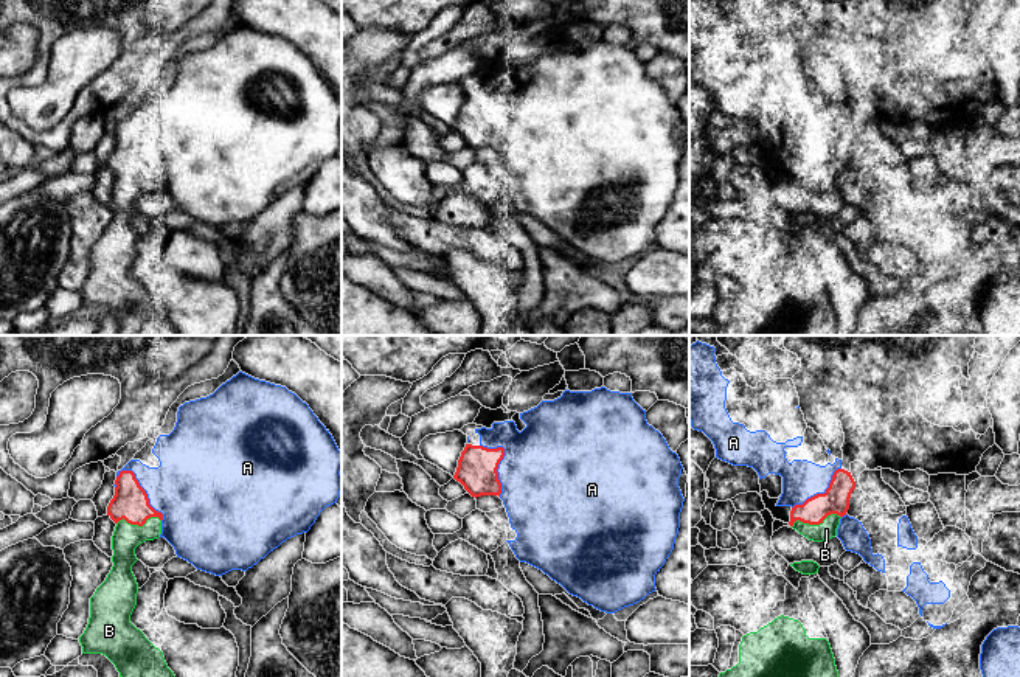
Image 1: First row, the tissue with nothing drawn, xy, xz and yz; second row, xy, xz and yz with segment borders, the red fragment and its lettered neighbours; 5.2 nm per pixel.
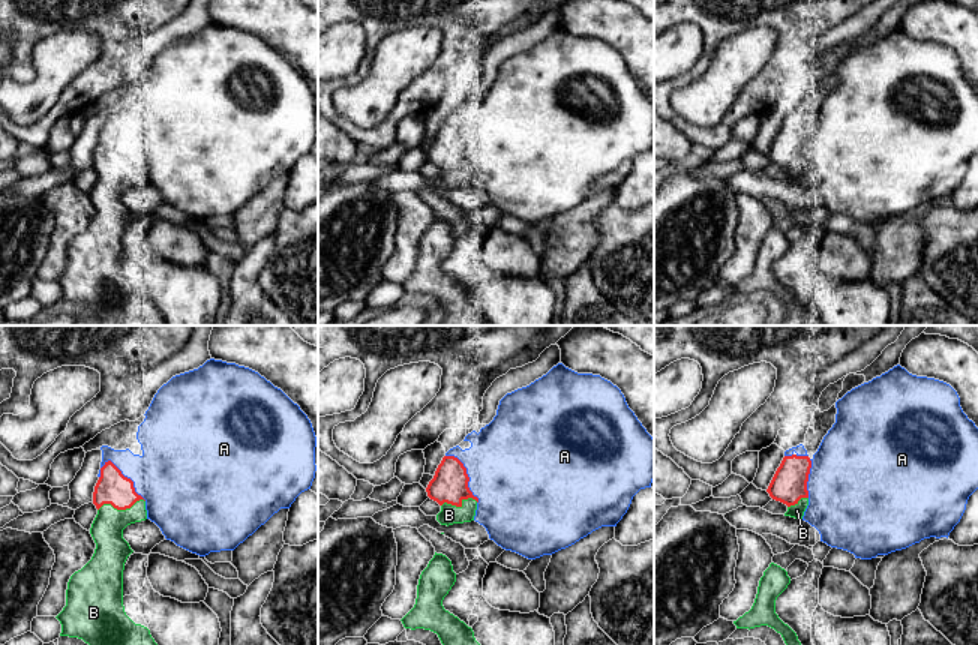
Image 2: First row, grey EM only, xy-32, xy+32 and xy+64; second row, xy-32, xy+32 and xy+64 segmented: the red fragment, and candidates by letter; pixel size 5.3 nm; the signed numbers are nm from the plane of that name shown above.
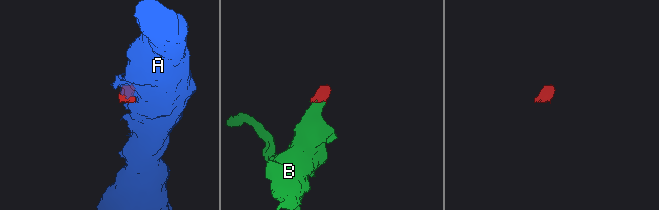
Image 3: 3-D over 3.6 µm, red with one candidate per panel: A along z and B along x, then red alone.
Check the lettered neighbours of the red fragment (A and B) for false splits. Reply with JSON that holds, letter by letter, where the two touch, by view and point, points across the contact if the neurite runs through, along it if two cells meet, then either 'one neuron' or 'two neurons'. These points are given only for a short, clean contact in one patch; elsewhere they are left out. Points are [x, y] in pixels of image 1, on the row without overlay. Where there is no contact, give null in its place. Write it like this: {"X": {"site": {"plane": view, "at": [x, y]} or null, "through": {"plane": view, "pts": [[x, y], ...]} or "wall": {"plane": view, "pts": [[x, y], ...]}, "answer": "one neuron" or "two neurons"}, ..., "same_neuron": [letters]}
{"A": {"site": {"plane": "xz", "at": [500, 112]}, "answer": "two neurons"}, "B": {"site": {"plane": "yz", "at": [815, 176]}, "answer": "one neuron"}, "same_neuron": ["B"]}

